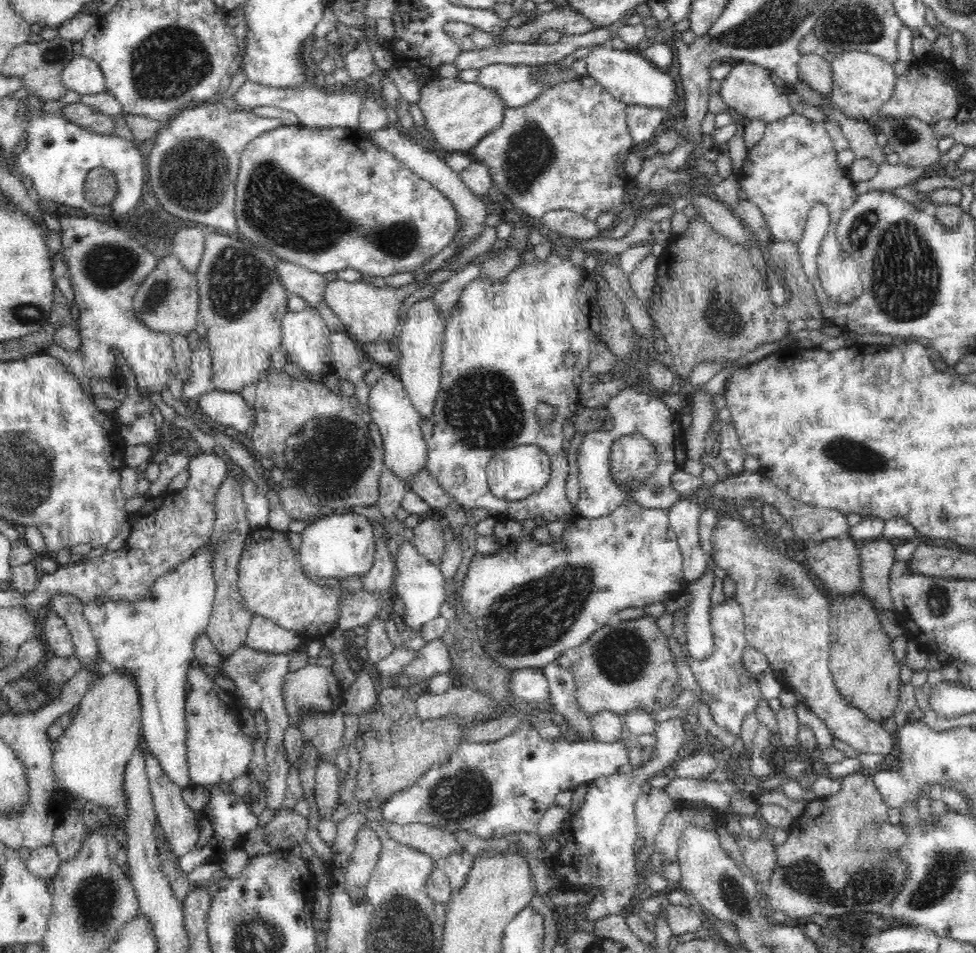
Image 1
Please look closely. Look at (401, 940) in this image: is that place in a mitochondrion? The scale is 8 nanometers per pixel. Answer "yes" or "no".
yes

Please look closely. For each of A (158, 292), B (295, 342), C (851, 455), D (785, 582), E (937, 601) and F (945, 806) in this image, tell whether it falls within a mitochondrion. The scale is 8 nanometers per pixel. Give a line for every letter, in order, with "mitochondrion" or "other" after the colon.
A: mitochondrion
B: other
C: mitochondrion
D: mitochondrion
E: mitochondrion
F: other

